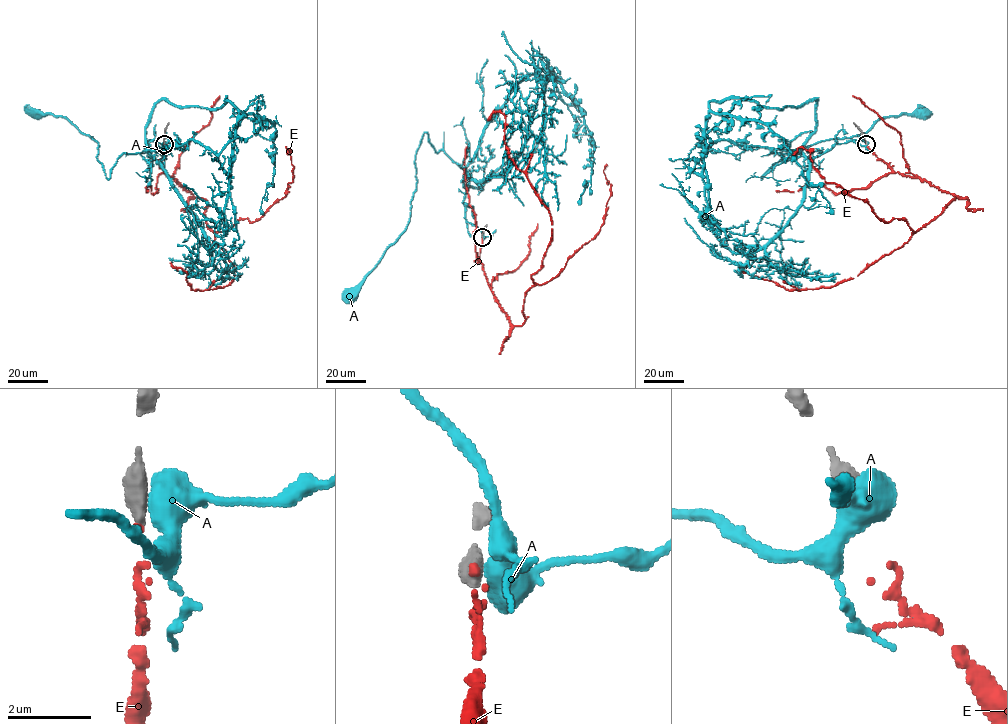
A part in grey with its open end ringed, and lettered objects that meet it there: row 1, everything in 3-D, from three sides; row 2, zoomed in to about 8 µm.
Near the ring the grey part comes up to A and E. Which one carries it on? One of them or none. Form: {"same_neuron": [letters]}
{"same_neuron": ["E"]}

